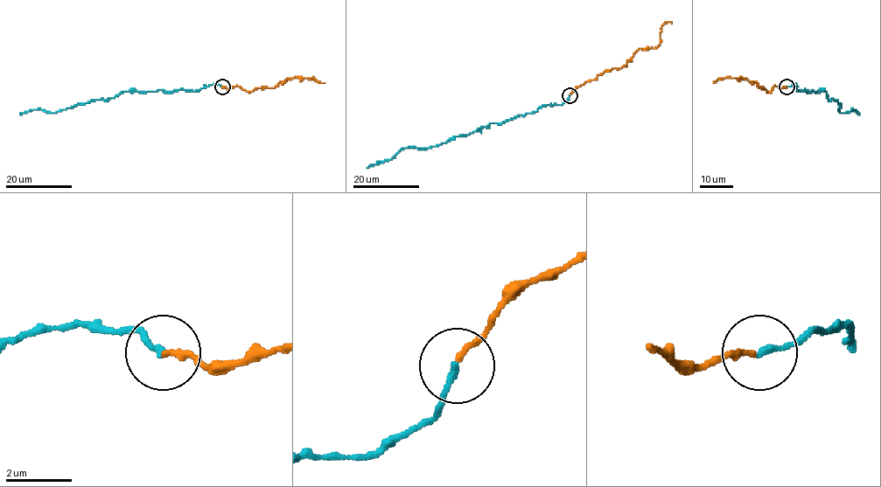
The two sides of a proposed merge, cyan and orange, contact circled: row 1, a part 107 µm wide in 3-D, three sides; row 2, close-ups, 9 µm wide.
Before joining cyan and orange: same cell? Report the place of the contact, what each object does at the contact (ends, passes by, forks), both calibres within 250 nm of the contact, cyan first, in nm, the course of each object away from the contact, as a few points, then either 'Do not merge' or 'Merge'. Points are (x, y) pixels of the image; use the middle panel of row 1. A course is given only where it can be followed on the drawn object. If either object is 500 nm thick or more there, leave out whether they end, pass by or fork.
Place: (569, 95). At the ring cyan ends. At the ring orange ends. Thickness 190 nm (cyan) against 170 nm. Course of cyan: (569, 95), (561, 104), (541, 106), (443, 143), (401, 149), (367, 168). Course of orange: (569, 95), (604, 72), (622, 67), (639, 49), (657, 47), (661, 27), (672, 23). Merge

